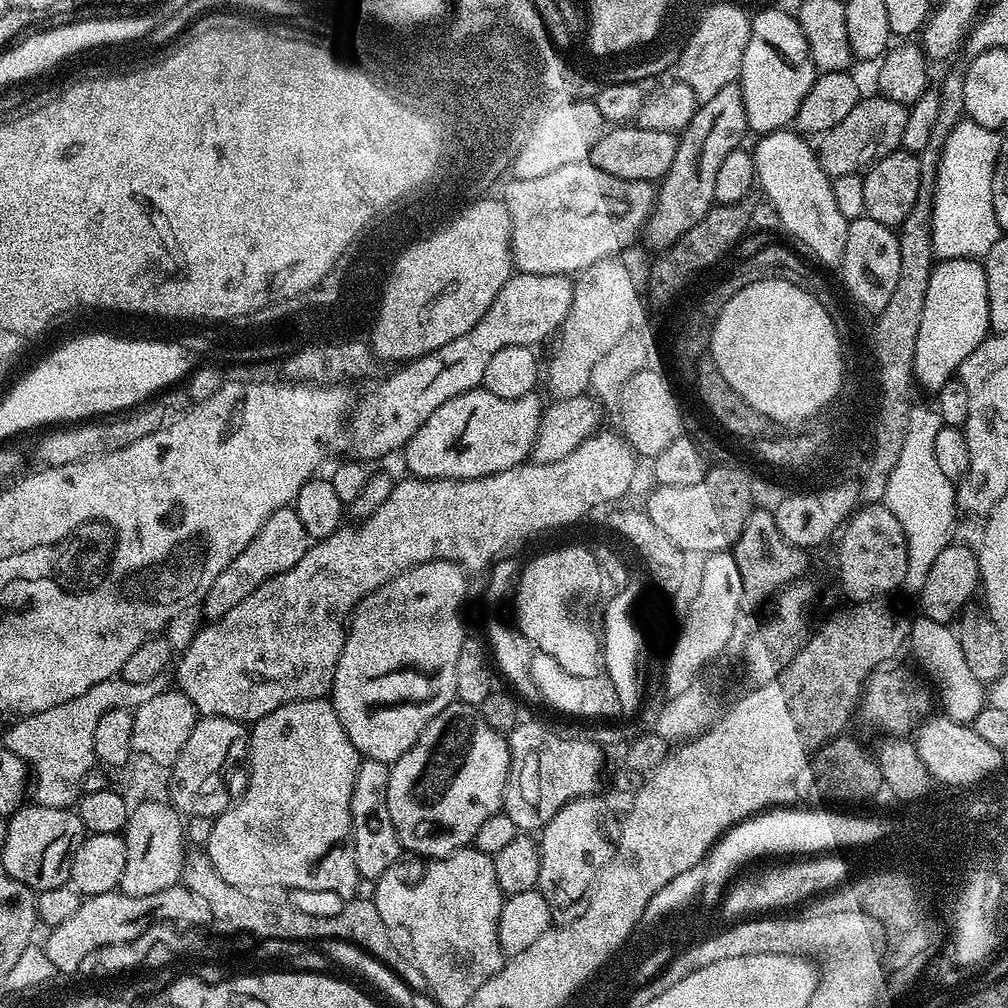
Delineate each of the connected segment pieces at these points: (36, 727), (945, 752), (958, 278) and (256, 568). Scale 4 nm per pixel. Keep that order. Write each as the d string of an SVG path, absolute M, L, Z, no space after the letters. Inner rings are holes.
M167 675L150 678L150 682L126 682L113 678L90 686L86 694L70 702L62 702L50 710L32 712L29 716L20 716L17 724L9 726L2 744L28 765L34 781L30 788L31 799L47 808L72 808L81 795L83 778L97 763L94 726L98 724L98 718L115 708L135 710L142 706L142 702L150 702L154 694L162 694L169 688Z
M943 714L925 719L915 729L916 753L925 764L931 779L944 784L976 784L983 776L992 776L1003 764L1006 757L994 746L990 746L967 723L952 721Z
M950 258L940 260L933 267L930 282L926 286L926 302L922 306L922 323L918 326L918 342L914 346L914 366L912 374L917 385L920 384L934 394L946 386L948 380L957 375L958 369L974 350L990 334L990 306L986 290L986 274L984 265L976 258Z
M295 507L274 510L274 514L270 514L270 518L266 518L266 522L258 530L258 534L254 534L250 546L246 546L246 550L242 550L242 554L238 554L238 558L234 558L234 562L230 562L230 566L226 566L226 570L222 570L218 578L214 578L214 586L210 586L202 601L203 615L209 621L222 618L226 610L234 610L234 606L238 606L242 598L258 590L262 582L290 570L290 566L294 566L294 562L298 562L298 558L306 554L309 546L308 535Z

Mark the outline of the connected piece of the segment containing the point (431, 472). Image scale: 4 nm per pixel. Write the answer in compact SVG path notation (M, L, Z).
M481 386L450 398L418 426L418 434L404 445L405 466L421 480L469 480L525 463L531 457L534 438L538 438L542 411L538 396L498 398L498 394L490 394Z

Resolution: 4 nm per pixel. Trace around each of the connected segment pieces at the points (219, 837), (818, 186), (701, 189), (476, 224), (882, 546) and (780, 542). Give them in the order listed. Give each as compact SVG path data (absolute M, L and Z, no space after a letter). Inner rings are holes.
M327 699L299 700L290 702L251 725L248 733L248 784L239 800L227 808L221 816L215 817L210 830L210 838L206 851L214 870L230 886L245 890L264 890L260 888L301 888L304 892L329 892L332 896L352 898L356 896L356 883L361 880L358 866L354 866L354 838L350 822L350 790L354 790L354 774L358 774L361 762L360 751L350 742L346 730L342 730L342 722L338 722L338 714L333 710Z
M796 130L766 132L763 133L763 135L761 135L757 140L760 141L757 142L756 148L754 147L754 151L752 152L752 161L754 161L756 164L756 178L758 181L758 188L761 188L761 190L764 191L764 193L762 193L763 199L769 200L770 203L774 206L774 210L778 210L780 228L783 229L783 231L788 231L789 234L792 235L798 243L805 244L805 246L808 247L809 250L812 251L813 254L821 260L822 263L832 264L832 266L839 265L840 259L842 258L842 254L846 250L846 230L848 229L849 220L847 220L846 218L842 218L841 212L838 211L837 204L834 203L834 190L832 189L833 177L828 176L822 170L817 149L813 147L813 145L811 148L811 146L807 144L807 142L809 141L805 139L805 137Z
M735 81L722 86L722 89L718 90L713 98L703 101L697 107L694 118L679 133L674 160L671 162L670 170L661 179L652 215L645 225L645 242L647 240L652 247L656 248L655 250L666 249L705 217L715 203L713 196L718 169L722 166L722 161L726 158L726 155L743 143L741 140L744 134L747 134L748 129L744 99L739 83Z
M480 198L469 205L465 216L452 224L447 232L441 232L436 239L412 248L412 251L400 260L391 287L388 287L376 330L377 352L390 361L414 360L446 346L446 342L454 342L454 338L462 338L462 334L466 334L466 330L473 328L484 317L486 310L490 310L494 298L498 298L498 290L502 290L502 286L506 286L508 279L514 275L512 222L508 207L504 205L503 199L488 199Z
M883 502L857 507L843 525L838 536L839 540L840 545L836 548L836 564L840 567L840 588L849 596L849 601L888 598L888 595L907 578L910 549L906 542L906 534L898 523L898 518L894 518L894 514L890 514L890 510Z
M757 507L748 516L742 534L734 545L738 570L742 573L744 599L750 605L760 604L764 599L775 597L786 584L803 577L808 568L805 549L796 548L778 530L776 517L771 511Z

